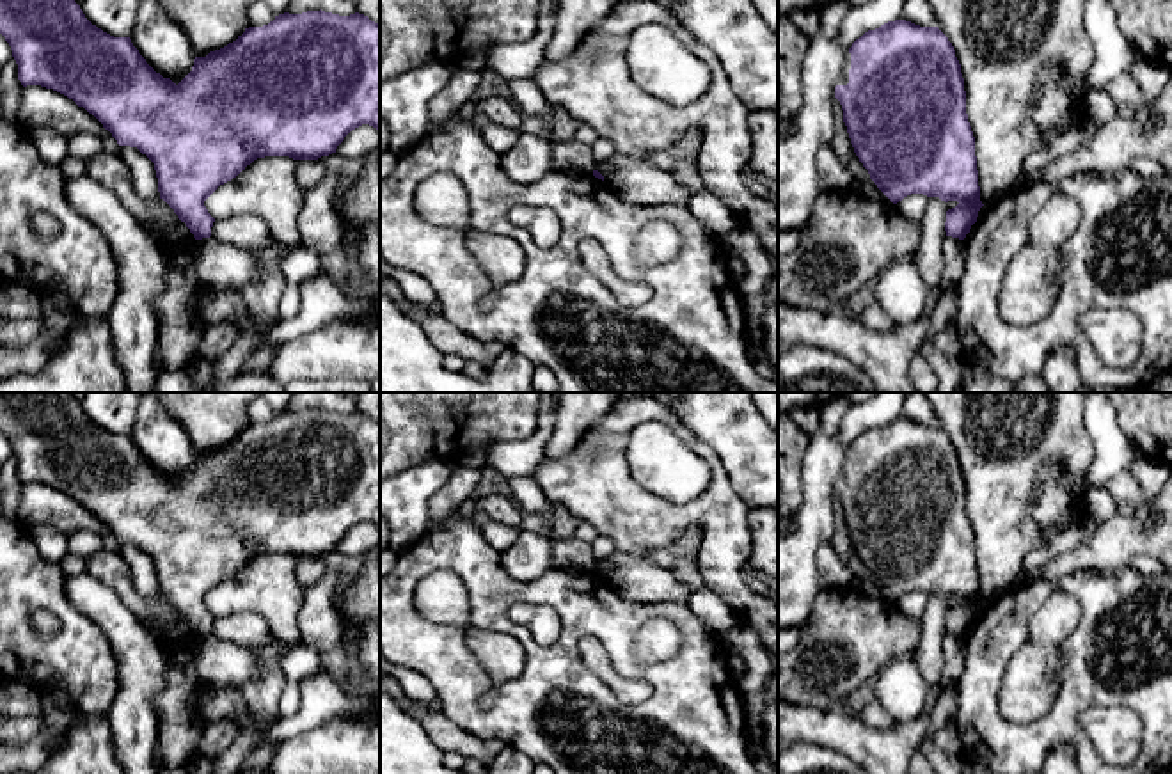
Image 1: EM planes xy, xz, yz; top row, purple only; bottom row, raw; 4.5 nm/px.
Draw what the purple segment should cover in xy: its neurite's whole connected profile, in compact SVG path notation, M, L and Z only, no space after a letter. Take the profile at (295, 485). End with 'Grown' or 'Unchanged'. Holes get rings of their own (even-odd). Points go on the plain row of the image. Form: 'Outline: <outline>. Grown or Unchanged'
Outline: M0 392L0 431L12 447L23 485L41 483L67 494L92 511L119 543L137 545L154 561L160 596L195 637L210 636L215 620L204 598L254 557L318 557L336 550L344 534L362 522L380 527L380 421L359 410L279 412L268 423L245 426L227 444L195 454L192 469L178 483L156 470L130 435L114 435L92 423L71 392Z. Unchanged

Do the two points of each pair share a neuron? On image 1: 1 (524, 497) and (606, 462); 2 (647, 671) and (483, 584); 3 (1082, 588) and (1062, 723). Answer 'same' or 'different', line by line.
1: different
2: same
3: same

